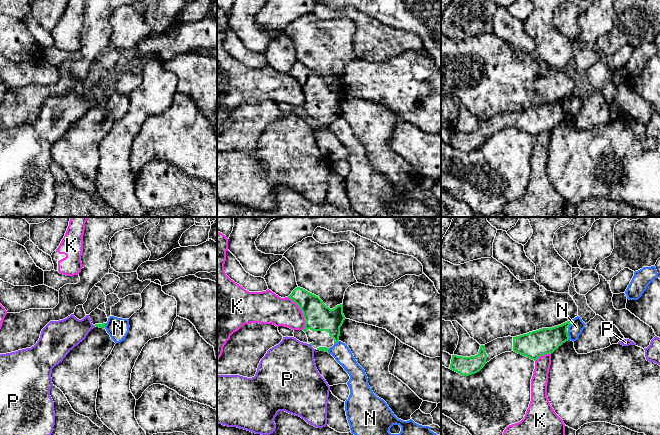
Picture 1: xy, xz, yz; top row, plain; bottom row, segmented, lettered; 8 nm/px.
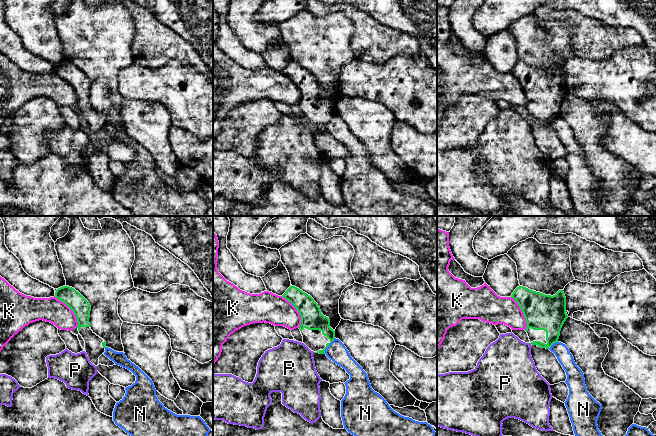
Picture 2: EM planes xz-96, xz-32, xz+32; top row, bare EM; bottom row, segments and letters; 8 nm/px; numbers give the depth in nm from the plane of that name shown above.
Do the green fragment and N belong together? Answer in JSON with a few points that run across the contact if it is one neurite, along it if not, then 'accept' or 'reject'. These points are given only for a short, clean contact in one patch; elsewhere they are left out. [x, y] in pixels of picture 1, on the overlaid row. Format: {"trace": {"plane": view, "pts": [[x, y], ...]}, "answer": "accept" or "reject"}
{"trace": {"plane": "yz", "pts": [[567, 331], [569, 339]]}, "answer": "reject"}

